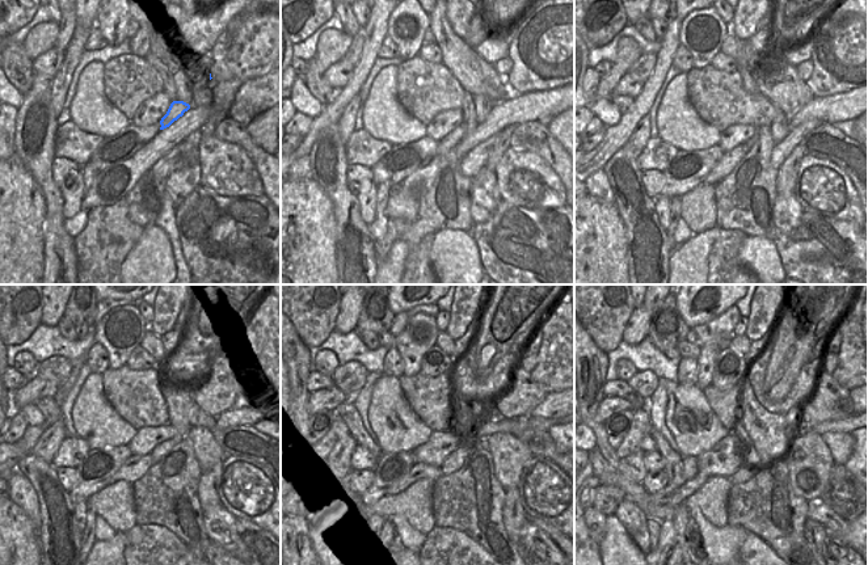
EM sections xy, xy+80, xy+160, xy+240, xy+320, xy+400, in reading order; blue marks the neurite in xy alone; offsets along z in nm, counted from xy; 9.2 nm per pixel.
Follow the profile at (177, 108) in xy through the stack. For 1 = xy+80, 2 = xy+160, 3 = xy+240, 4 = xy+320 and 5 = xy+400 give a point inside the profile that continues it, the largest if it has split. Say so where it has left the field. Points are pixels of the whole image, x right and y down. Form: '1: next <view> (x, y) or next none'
1: next xy+80 (455, 136)
2: next xy+160 (728, 163)
3: next xy+240 (135, 467)
4: next xy+320 (421, 469)
5: next xy+400 (685, 490)

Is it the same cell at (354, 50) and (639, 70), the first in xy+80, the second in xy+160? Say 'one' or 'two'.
one

